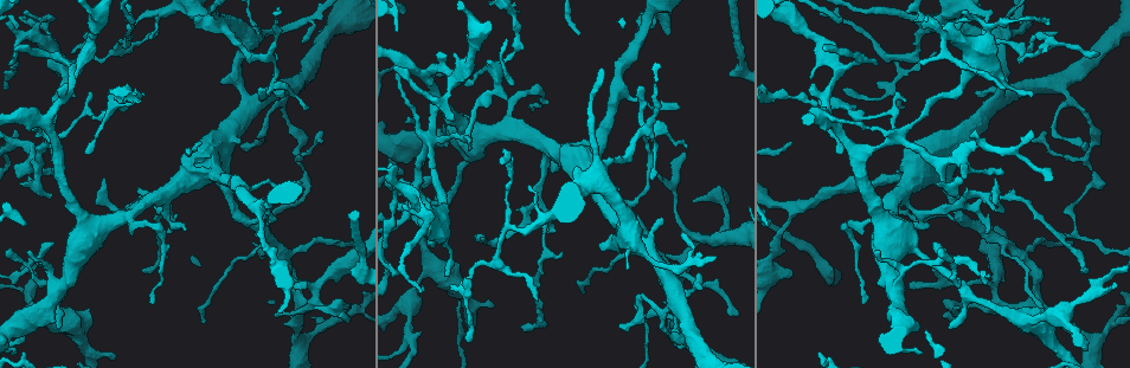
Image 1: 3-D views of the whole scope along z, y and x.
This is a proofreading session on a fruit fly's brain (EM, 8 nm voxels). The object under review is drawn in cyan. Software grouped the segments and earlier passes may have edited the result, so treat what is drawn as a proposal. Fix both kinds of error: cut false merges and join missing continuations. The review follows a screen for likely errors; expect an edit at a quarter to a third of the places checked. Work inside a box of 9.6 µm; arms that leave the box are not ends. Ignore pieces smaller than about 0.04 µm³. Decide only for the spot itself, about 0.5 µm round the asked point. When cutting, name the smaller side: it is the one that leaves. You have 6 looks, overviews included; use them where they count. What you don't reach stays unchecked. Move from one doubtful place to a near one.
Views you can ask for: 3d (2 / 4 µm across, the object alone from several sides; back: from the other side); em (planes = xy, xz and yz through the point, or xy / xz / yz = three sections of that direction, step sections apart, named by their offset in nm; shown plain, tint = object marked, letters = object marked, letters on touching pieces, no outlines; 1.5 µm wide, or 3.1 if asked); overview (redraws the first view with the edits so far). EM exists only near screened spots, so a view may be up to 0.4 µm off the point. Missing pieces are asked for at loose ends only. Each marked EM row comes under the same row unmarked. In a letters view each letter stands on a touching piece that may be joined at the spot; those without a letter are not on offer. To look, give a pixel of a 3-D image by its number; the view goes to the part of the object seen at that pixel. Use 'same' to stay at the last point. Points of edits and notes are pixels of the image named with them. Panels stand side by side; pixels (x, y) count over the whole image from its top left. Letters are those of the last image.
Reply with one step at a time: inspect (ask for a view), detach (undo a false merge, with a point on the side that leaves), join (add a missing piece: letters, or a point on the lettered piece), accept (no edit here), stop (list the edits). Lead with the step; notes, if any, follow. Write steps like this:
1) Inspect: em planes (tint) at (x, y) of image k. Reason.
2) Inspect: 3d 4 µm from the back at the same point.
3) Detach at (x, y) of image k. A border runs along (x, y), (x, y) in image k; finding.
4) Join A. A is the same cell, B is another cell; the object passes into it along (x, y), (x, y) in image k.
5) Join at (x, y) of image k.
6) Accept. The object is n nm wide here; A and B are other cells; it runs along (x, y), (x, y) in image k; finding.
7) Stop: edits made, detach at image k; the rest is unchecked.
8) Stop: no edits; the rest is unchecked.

Inspect: 3d 2 µm at (50, 170) of image 1. Branch stops here.

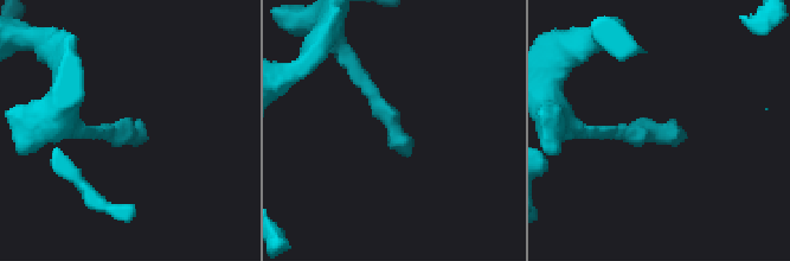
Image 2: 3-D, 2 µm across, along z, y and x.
Inspect: em planes (letters) at (140, 135) of image 2.

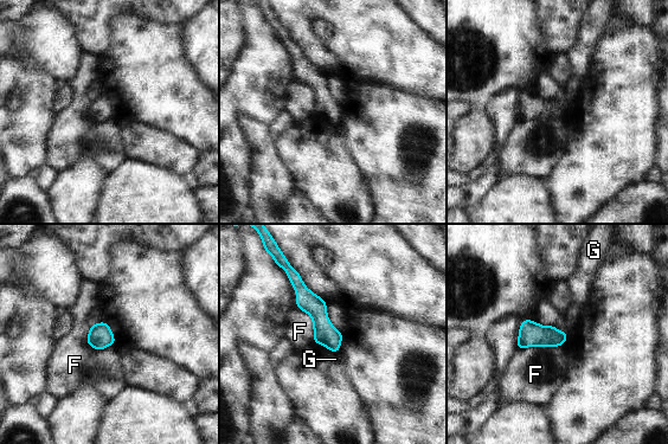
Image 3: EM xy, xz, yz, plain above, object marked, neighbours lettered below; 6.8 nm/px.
Accept. F and G are other cells; it runs along (296, 277), (335, 348) in image 3; none of them fits.

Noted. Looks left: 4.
Inspect: 3d 2 µm at (459, 170) of image 1. Sudden change in width.

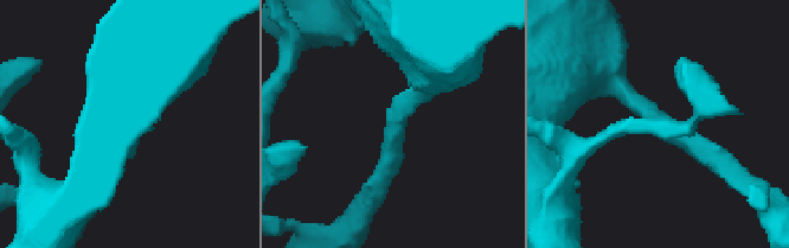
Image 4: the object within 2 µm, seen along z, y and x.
Inspect: em planes (letters) at (399, 128) of image 4. The arms are 170, 550 nm wide.

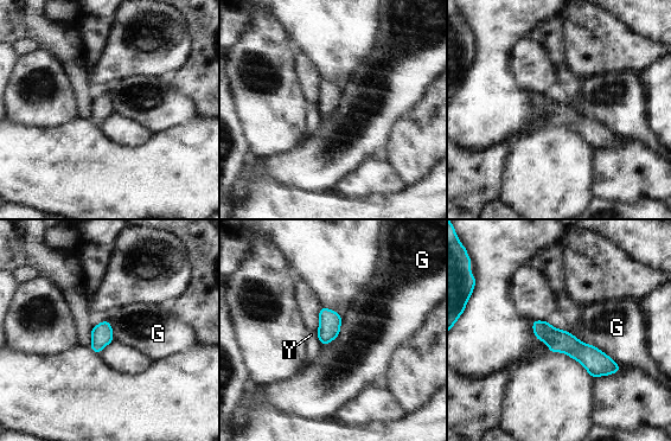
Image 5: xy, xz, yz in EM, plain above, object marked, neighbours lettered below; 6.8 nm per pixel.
Accept. G and Y are other cells; a border runs along (574, 334), (620, 365) in image 5; one neuron here.

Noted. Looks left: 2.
Inspect: em planes (tint) at (113, 357) of image 1. Branch stops here.

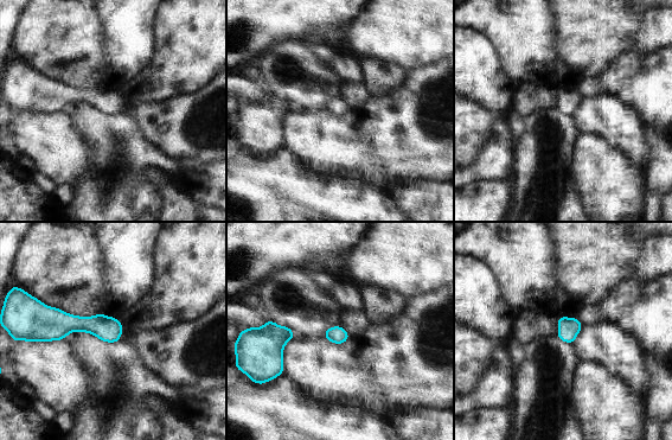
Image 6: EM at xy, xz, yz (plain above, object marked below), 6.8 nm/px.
Inspect: em planes (letters) at the same point.

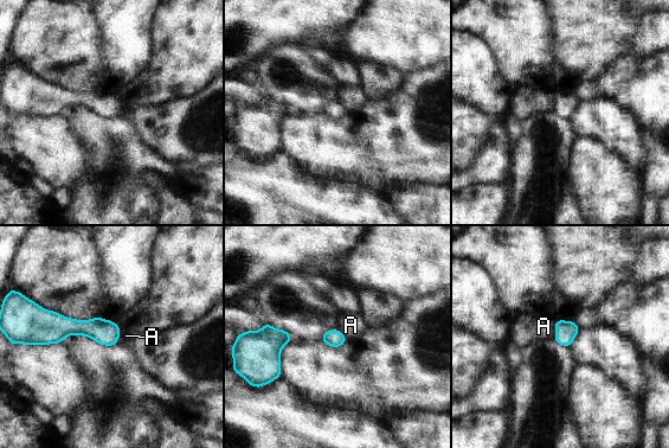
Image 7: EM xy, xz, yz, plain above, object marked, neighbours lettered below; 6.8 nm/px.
Accept. A is another cell; a border runs along (555, 320), (555, 334), (553, 338) in image 7; no lettered piece goes on from it.

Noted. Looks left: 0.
Stop: no edits; the rest is unchecked.

